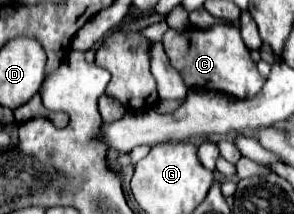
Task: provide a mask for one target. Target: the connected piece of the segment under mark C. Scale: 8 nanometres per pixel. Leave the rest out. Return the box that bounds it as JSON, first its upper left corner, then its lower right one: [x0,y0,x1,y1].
[163,25,265,99]

